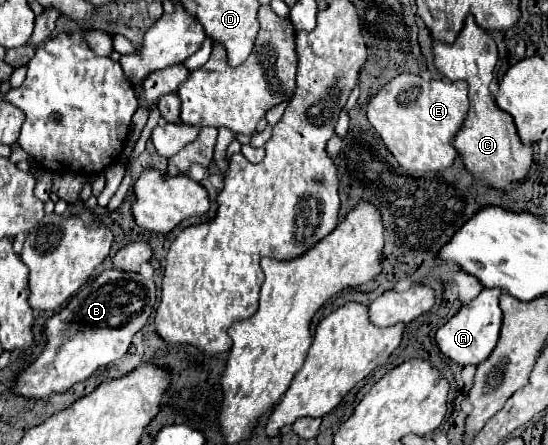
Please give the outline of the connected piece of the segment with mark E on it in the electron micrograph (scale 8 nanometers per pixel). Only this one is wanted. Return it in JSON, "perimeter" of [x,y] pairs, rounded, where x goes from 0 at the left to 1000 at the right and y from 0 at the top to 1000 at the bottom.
{"perimeter":[[[732,166],[703,189],[673,229],[670,265],[735,378],[797,387],[819,378],[838,355],[827,310],[841,292],[852,247],[856,225],[849,184],[772,180],[761,166]]]}

